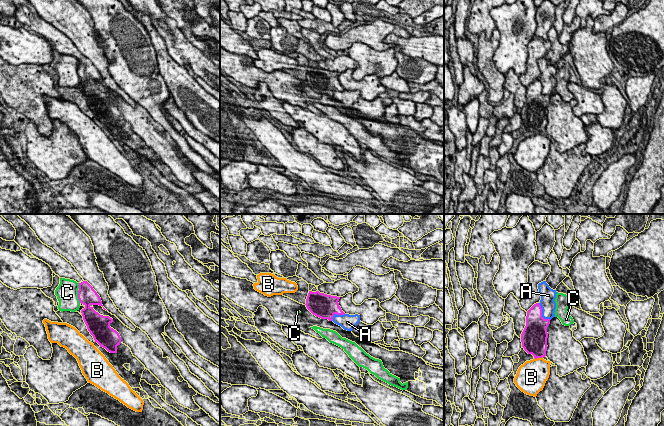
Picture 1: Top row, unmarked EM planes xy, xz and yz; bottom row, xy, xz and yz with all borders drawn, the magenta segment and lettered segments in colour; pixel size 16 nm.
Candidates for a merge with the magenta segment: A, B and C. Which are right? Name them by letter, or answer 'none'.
none

